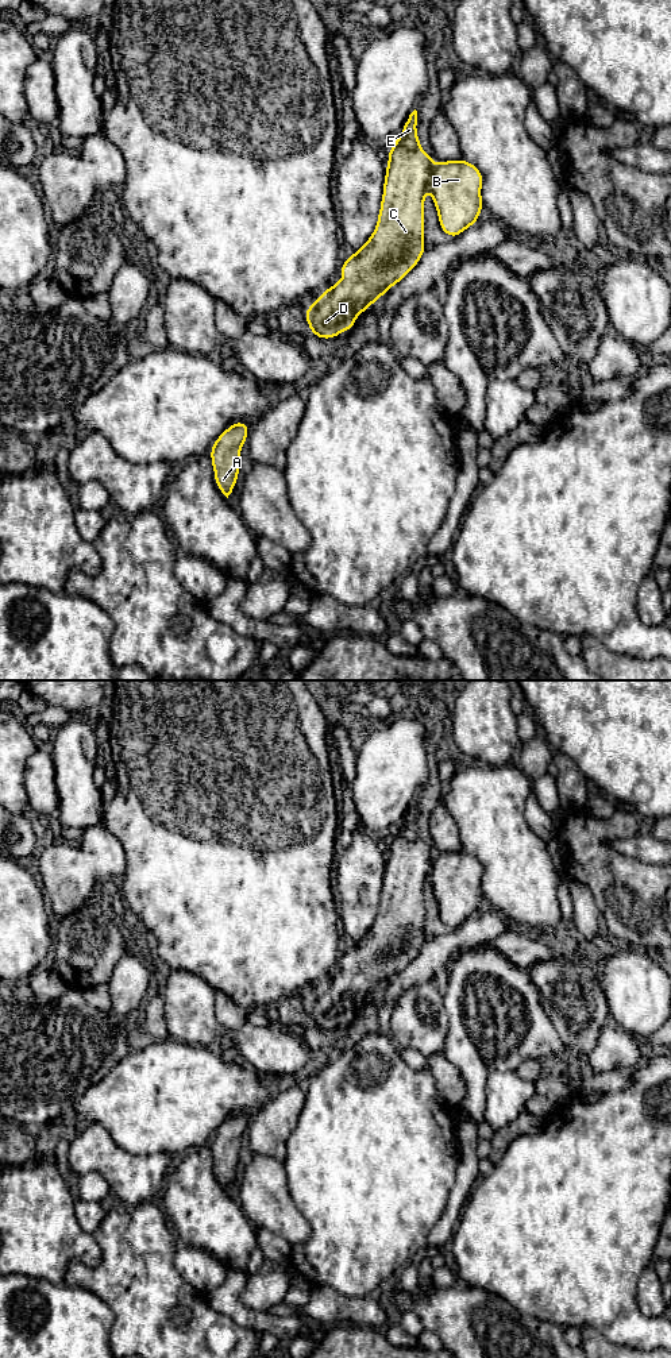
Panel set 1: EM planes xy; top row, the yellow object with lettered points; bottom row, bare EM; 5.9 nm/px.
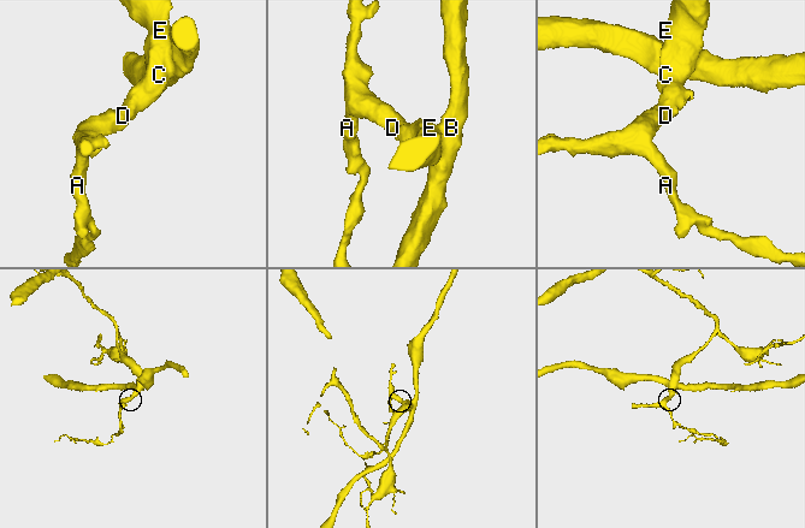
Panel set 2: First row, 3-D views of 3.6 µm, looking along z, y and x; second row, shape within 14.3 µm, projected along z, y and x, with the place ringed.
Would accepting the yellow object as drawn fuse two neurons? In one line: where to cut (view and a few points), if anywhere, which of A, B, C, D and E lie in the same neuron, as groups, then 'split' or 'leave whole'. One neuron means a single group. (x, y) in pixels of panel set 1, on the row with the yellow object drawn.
no cut; A B C D E; leave whole

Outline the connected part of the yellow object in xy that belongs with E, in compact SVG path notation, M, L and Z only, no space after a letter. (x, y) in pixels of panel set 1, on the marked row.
M414 109L404 124L401 135L394 142L392 150L387 153L389 163L386 166L383 194L381 200L381 209L378 221L373 235L369 240L339 267L340 273L346 274L343 281L336 281L329 289L311 304L302 316L309 323L309 331L320 339L332 339L343 331L351 331L354 321L363 310L367 310L373 302L381 298L390 288L402 281L410 270L420 262L424 255L424 194L428 186L439 215L440 228L450 238L460 235L466 228L478 221L479 213L483 208L481 188L483 184L482 173L473 163L464 161L446 161L433 163L432 158L421 148L416 131L417 111Z

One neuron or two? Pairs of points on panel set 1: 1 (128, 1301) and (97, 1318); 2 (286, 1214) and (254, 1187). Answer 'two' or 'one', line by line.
1: two
2: one

